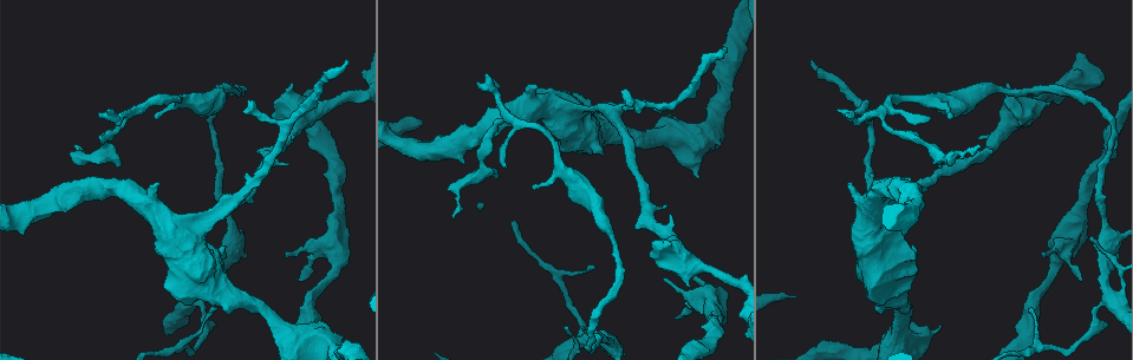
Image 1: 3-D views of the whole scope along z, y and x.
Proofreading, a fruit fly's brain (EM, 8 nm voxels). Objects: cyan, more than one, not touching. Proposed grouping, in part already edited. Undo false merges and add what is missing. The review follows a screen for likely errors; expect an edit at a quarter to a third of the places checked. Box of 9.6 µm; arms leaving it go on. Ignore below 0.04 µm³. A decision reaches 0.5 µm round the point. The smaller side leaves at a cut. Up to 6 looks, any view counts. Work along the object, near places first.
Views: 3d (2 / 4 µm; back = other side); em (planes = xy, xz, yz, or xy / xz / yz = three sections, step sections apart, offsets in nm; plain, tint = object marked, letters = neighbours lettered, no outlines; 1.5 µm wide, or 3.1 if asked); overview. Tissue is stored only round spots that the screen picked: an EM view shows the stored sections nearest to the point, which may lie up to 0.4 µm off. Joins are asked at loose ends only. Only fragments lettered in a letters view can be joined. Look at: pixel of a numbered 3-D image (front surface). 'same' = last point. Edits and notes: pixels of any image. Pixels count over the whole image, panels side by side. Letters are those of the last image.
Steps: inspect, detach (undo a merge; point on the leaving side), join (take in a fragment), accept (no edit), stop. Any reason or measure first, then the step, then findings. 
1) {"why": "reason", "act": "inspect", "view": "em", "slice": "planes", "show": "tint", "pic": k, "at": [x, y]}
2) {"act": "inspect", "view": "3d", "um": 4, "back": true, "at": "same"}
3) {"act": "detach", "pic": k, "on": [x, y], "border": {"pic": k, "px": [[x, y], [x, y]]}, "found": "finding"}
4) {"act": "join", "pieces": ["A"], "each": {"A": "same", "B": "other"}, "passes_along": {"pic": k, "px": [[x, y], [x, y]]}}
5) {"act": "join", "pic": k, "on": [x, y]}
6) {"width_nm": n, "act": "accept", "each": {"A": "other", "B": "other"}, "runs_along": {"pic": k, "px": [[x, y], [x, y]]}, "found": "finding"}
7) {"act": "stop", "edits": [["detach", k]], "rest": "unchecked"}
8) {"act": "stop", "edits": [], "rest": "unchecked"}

{"why": "an open end", "act": "inspect", "view": "em", "slice": "yz", "step": 4, "show": "letters", "pic": 1, "at": [215, 324]}

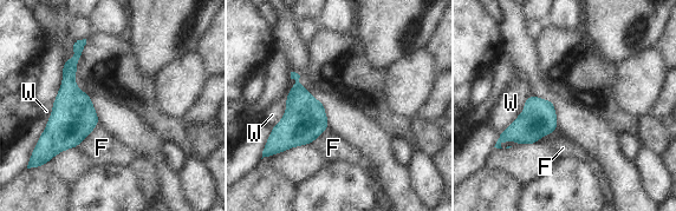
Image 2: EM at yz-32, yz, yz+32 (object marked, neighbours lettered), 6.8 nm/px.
{"why": "cut it another way", "act": "inspect", "view": "em", "slice": "planes", "show": "letters", "at": "same"}

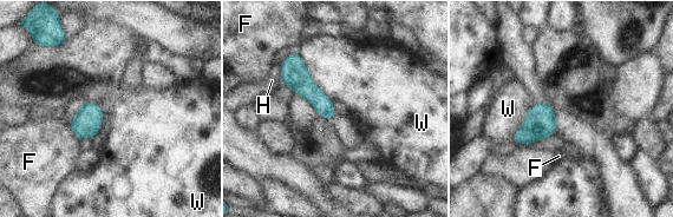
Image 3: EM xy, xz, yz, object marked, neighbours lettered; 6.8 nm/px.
{"width_nm": 130, "act": "accept", "each": {"F": "other", "H": "other", "W": "other"}, "border": {"pic": 3, "px": [[296, 51], [314, 83], [333, 100]]}, "found": "no lettered fragment goes on from it"}

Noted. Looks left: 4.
{"why": "an open end", "act": "inspect", "view": "3d", "um": 4, "pic": 1, "at": [588, 154]}

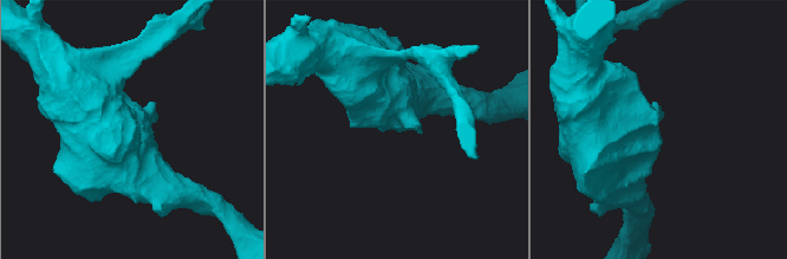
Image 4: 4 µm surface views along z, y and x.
{"act": "inspect", "view": "em", "slice": "planes", "show": "letters", "pic": 4, "at": [658, 147]}

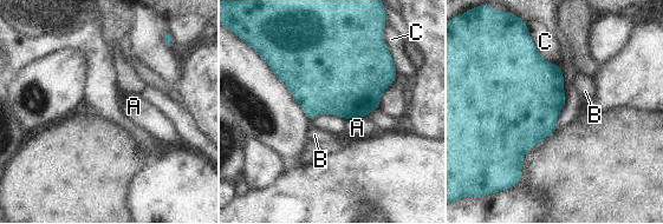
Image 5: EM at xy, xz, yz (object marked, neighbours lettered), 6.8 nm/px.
{"act": "accept", "each": {"A": "other", "B": "other", "C": "other"}, "border": {"pic": 5, "px": [[365, 116], [345, 119]]}, "found": "no lettered fragment goes on from it"}

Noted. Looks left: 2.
{"act": "stop", "edits": [], "rest": "unchecked"}

